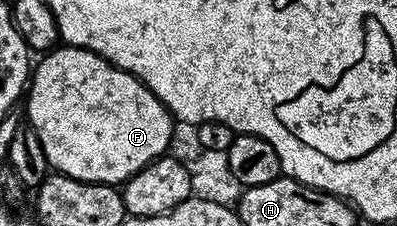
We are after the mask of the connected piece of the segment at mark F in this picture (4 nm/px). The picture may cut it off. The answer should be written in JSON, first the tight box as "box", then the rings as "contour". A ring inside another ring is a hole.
{"box":[24,44,175,186],"contour":[[[62,44],[49,52],[43,53],[39,58],[42,59],[39,62],[37,59],[36,65],[33,67],[28,79],[28,89],[24,94],[24,106],[26,102],[25,121],[36,132],[36,136],[40,136],[40,144],[44,147],[44,156],[48,160],[48,164],[57,173],[66,174],[70,178],[75,178],[81,182],[99,182],[105,186],[118,186],[119,184],[126,183],[133,174],[140,172],[149,162],[155,162],[170,150],[175,119],[161,100],[135,74],[130,74],[127,70],[121,70],[113,62],[104,60],[98,54],[84,49],[83,46],[67,46]]]}

